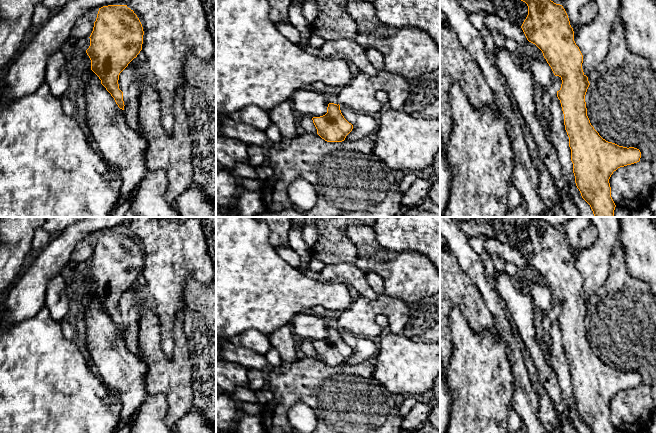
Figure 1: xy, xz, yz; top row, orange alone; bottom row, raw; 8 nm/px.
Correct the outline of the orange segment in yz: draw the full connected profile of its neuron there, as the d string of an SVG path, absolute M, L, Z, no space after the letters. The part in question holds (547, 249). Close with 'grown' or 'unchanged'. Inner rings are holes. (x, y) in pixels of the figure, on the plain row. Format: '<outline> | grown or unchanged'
M523 217L521 225L528 230L528 239L521 250L527 264L542 275L554 299L562 304L557 321L561 327L565 354L569 361L576 410L591 433L615 433L609 403L618 392L639 386L641 376L634 371L627 372L606 365L591 349L585 326L590 307L583 296L583 279L574 265L574 255L563 230L543 222L538 217Z | unchanged

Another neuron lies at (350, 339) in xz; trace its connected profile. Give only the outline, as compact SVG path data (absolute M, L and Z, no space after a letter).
M340 330L340 334L344 342L353 349L352 355L345 364L354 366L366 361L373 361L378 352L378 343L365 337L358 337L345 330Z

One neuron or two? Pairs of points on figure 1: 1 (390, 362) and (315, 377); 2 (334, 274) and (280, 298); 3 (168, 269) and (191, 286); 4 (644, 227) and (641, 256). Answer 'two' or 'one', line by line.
1: two
2: two
3: two
4: one

